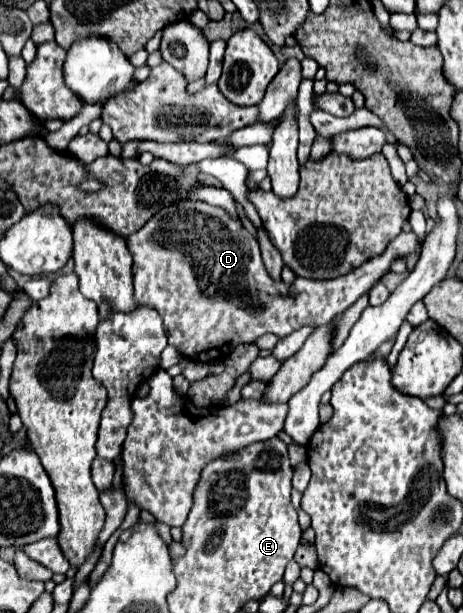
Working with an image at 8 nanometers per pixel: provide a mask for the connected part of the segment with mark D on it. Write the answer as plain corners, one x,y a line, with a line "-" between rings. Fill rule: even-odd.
179,200
173,206
159,210
139,232
127,238
127,248
133,256
135,300
155,308
161,314
169,344
175,346
181,356
201,362
223,360
235,346
255,342
255,338
263,334
285,338
301,326
321,326
333,322
365,290
369,290
389,272
389,266
395,258
409,256
419,246
419,238
413,232
401,232
387,246
383,256
375,256
375,260
369,260
363,264
363,268
355,268
355,272
349,272
347,276
339,276
335,280
307,280
297,276
293,284
285,284
283,280
277,282
267,274
255,236
247,232
237,218
229,216
227,210
219,206

